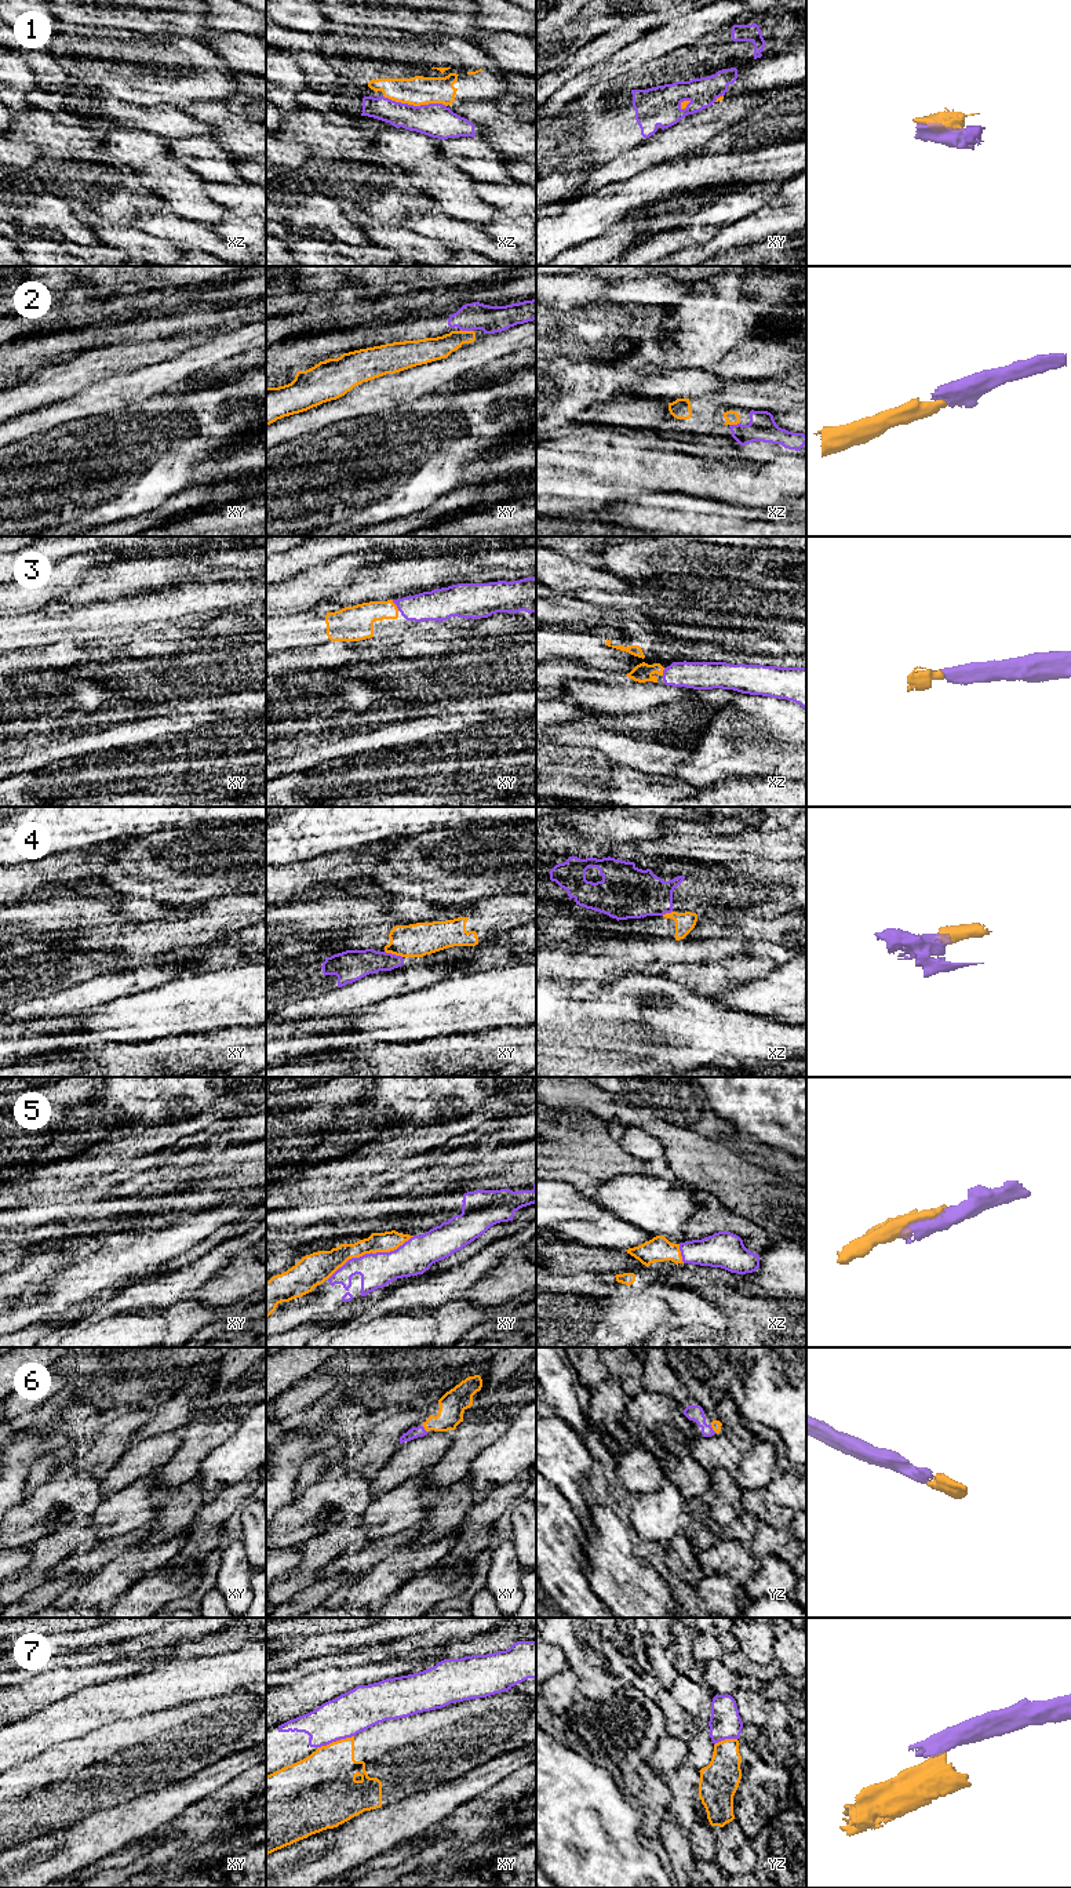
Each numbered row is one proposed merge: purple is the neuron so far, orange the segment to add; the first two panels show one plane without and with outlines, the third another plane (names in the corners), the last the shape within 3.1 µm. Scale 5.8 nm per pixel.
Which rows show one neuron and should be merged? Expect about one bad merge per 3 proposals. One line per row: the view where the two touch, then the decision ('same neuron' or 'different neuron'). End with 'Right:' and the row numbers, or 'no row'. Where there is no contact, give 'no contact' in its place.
1: meets purple in xz; different neuron
2: meets purple in xy; same neuron
3: meets purple in xy; same neuron
4: meets purple in xy; different neuron
5: meets purple in xy; same neuron
6: meets purple in xy; same neuron
7: meets purple in xy; different neuron
Right: 2, 3, 5, 6

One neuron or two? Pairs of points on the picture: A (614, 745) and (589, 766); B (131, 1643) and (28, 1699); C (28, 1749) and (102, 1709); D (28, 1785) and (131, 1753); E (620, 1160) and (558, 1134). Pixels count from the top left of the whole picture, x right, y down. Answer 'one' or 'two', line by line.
A: two
B: two
C: one
D: one
E: one

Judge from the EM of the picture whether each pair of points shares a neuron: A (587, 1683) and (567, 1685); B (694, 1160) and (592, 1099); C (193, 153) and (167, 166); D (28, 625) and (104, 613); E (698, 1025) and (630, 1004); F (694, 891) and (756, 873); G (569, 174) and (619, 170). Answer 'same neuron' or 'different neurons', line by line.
A: different neurons
B: same neuron
C: different neurons
D: same neuron
E: same neuron
F: same neuron
G: different neurons

